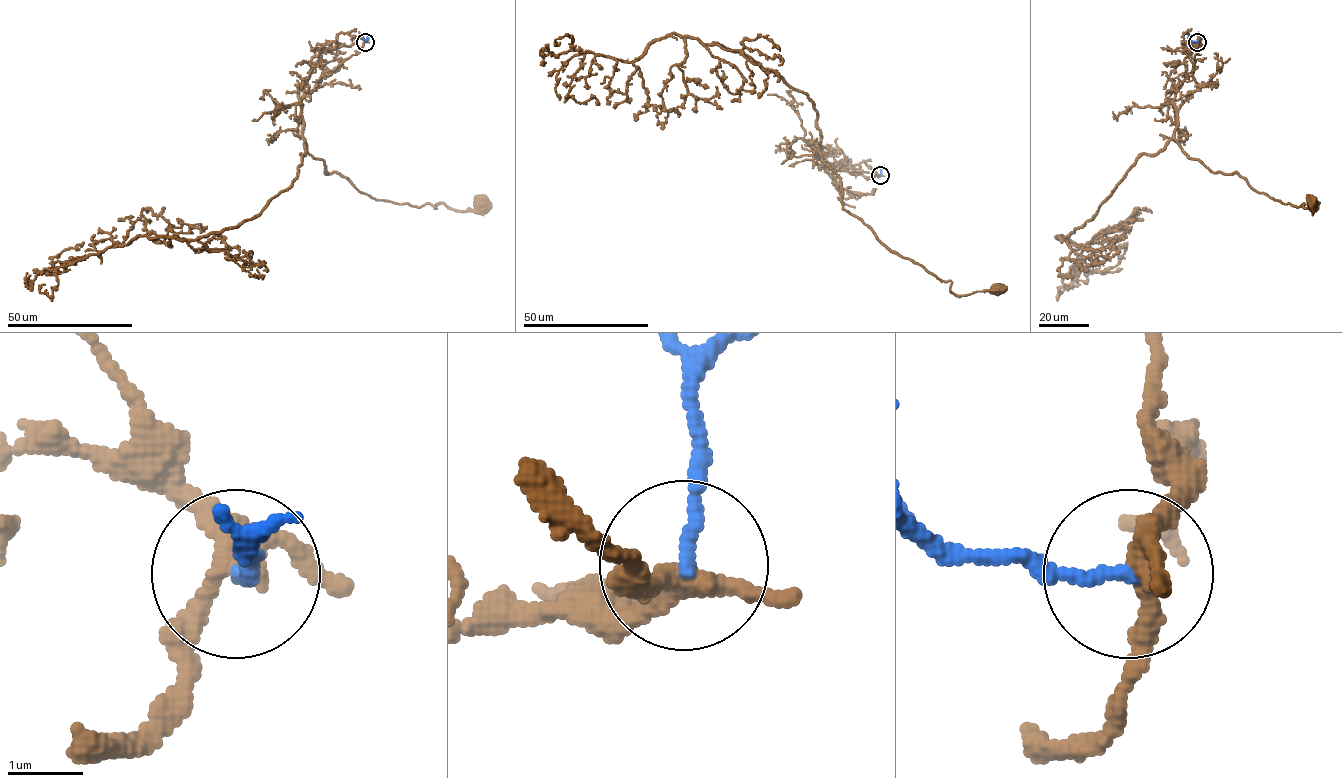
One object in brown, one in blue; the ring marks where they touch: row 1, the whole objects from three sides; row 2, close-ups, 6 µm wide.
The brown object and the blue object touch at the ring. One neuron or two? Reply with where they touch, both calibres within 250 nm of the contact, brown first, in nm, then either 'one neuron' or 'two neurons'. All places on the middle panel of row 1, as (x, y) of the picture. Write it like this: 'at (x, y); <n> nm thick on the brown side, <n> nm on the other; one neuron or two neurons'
at (880, 175); 280 nm thick on the brown side, 180 nm on the other; two neurons

